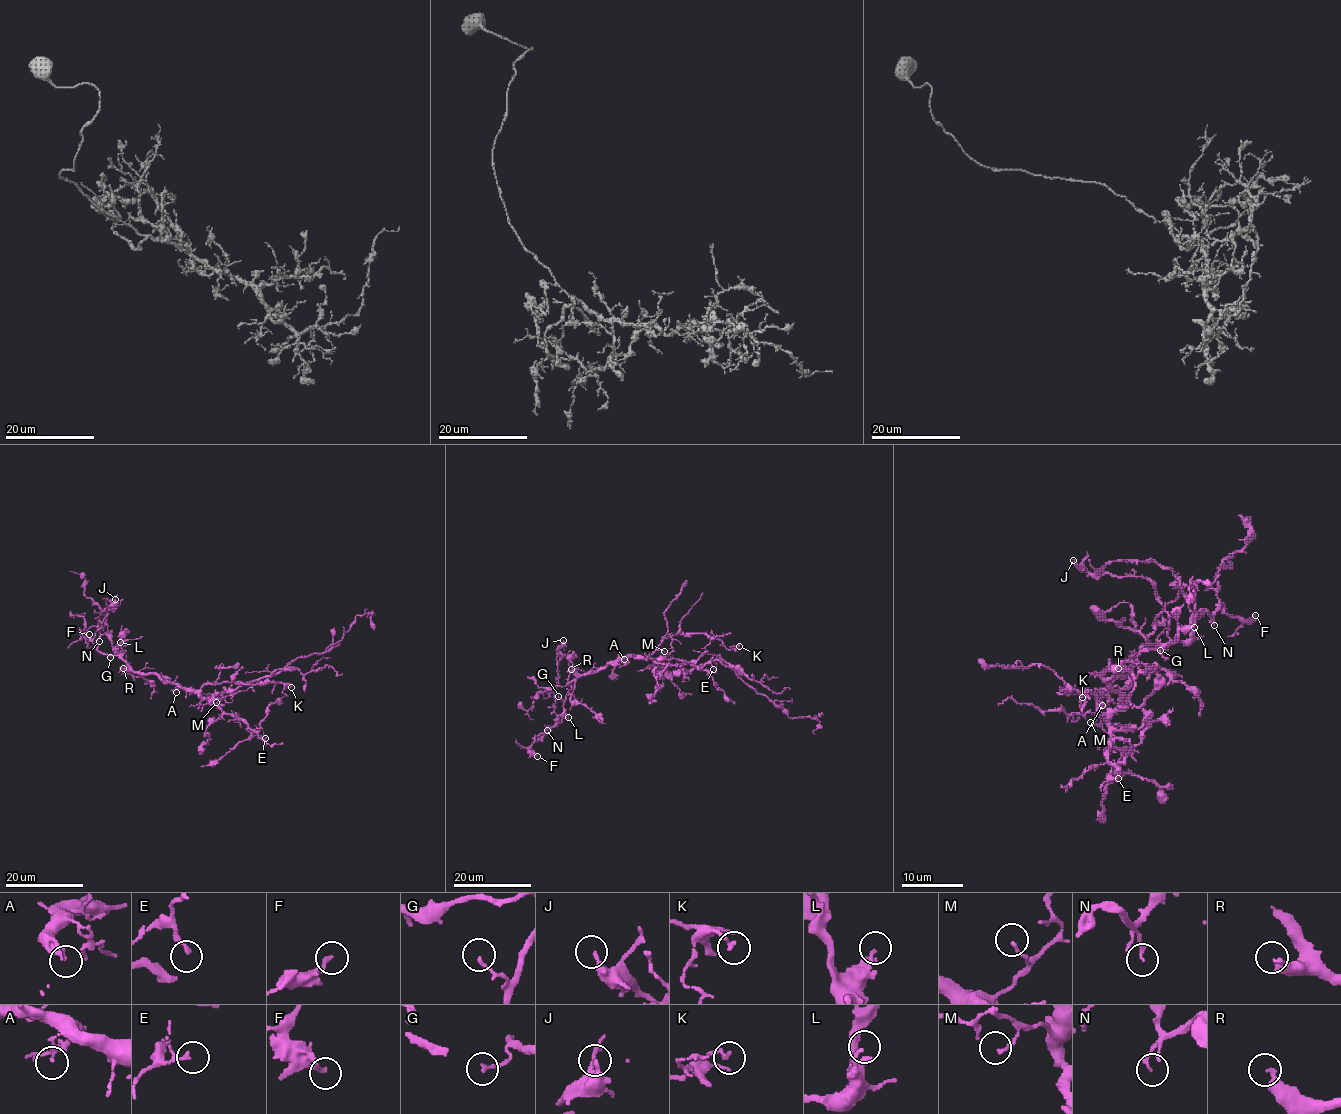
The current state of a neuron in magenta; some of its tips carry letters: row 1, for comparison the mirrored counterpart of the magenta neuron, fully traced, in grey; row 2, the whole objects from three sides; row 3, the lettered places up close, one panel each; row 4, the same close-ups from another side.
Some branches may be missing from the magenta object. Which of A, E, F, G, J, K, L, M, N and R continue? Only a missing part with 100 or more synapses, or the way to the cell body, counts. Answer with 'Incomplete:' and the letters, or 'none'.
Incomplete: R

